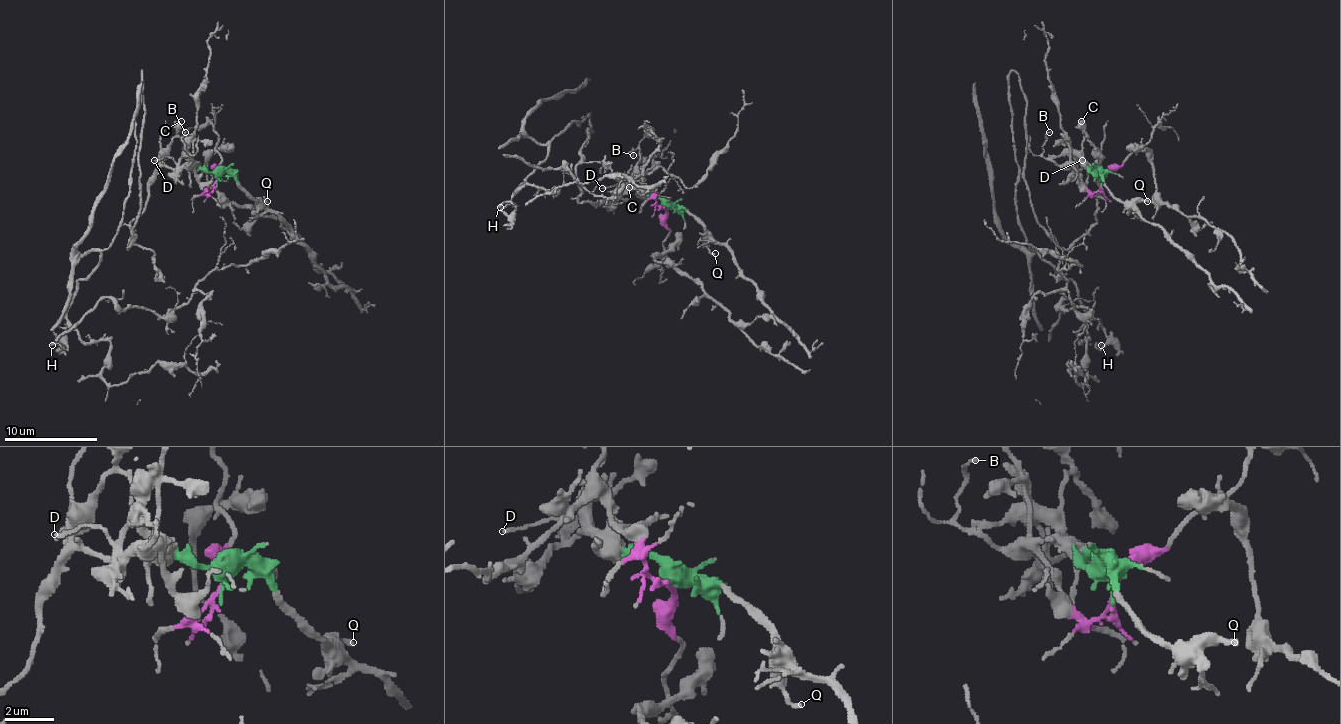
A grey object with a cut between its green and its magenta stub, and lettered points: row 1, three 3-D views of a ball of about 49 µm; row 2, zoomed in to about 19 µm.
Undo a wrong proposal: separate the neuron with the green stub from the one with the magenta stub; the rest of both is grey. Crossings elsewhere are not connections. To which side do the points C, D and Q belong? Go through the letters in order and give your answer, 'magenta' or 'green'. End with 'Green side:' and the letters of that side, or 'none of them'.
C: green
D: green
Q: green
Green side: C, D, Q

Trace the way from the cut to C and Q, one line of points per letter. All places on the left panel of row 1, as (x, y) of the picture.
C: (216, 180), (209, 171), (200, 169), (186, 155), (183, 141), (176, 134), (176, 125), (181, 120)
Q: (216, 180), (223, 173), (235, 178), (255, 201), (267, 201)

